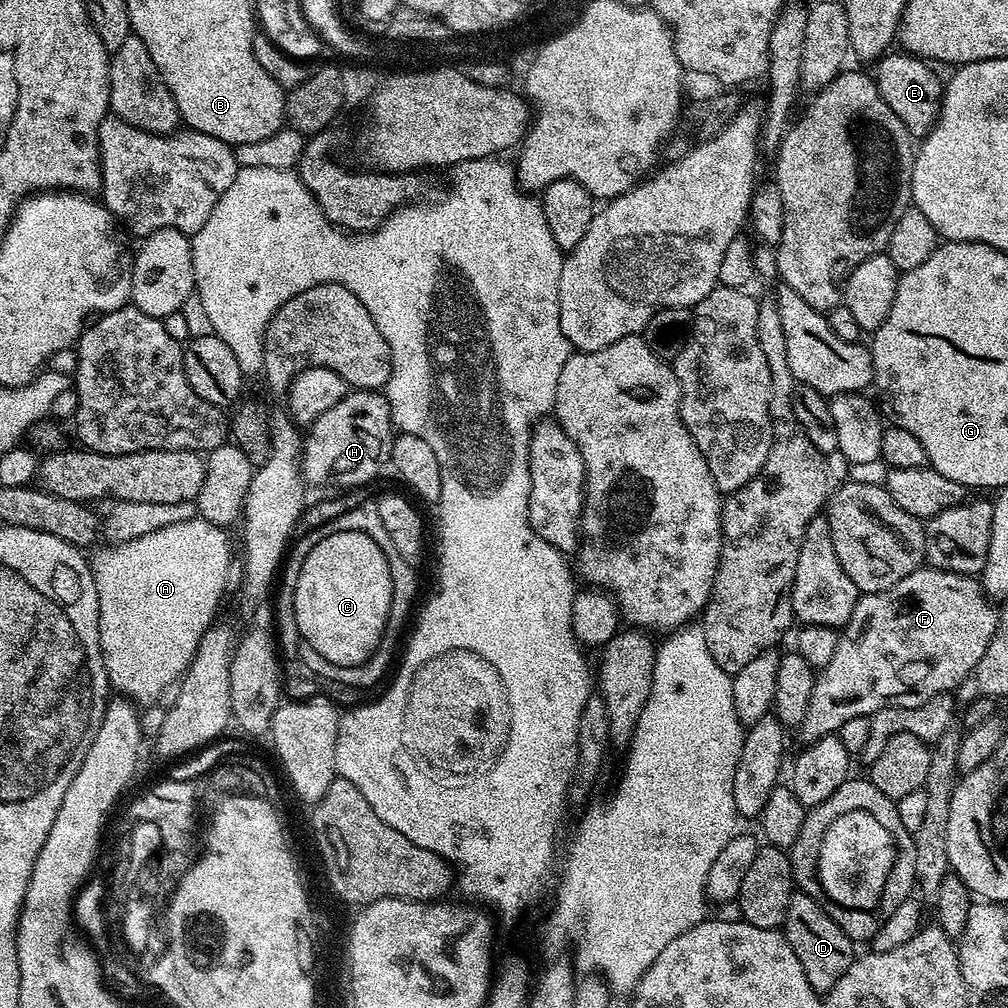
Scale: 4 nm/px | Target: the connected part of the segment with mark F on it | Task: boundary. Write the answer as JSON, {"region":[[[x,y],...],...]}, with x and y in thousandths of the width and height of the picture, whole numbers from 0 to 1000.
{"region":[[[924,562],[907,564],[895,577],[877,587],[854,590],[843,617],[833,627],[827,653],[810,667],[804,700],[792,723],[795,735],[806,738],[812,732],[832,727],[835,716],[843,712],[864,712],[876,702],[915,700],[915,696],[931,688],[951,684],[962,665],[970,661],[970,653],[978,649],[978,641],[982,641],[982,633],[988,628],[989,610],[989,600],[977,591],[968,571],[955,571]]]}

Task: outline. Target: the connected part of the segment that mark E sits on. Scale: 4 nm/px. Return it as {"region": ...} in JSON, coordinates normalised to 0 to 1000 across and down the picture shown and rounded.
{"region":[[[885,50],[868,61],[867,67],[867,78],[875,97],[879,97],[879,105],[883,105],[883,109],[895,117],[895,125],[899,125],[906,137],[920,135],[929,123],[935,98],[935,79],[929,76],[925,68],[928,66],[914,57]]]}

